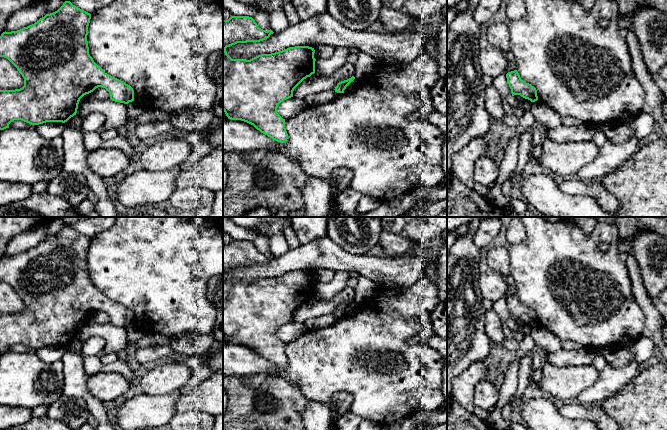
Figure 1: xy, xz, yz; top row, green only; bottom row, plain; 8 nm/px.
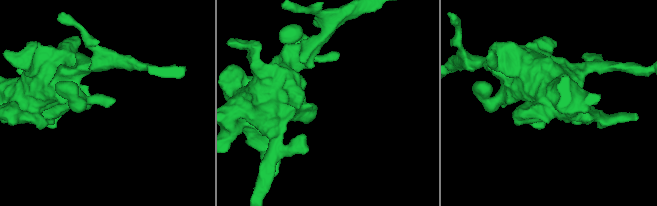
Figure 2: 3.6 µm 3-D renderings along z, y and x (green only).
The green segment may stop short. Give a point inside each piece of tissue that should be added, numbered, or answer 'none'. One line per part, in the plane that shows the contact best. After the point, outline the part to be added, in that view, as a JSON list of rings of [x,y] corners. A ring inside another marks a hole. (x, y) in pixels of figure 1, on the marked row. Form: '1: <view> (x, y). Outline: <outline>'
none

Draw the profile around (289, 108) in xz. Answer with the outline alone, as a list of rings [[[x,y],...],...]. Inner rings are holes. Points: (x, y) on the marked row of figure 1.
[[[291,97],[281,102],[277,108],[277,113],[283,119],[289,119],[296,116],[307,107],[307,102],[304,99]]]

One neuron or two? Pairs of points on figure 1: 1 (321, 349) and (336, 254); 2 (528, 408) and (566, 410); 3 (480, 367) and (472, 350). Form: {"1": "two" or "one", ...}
{"1": "two", "2": "two", "3": "two"}

